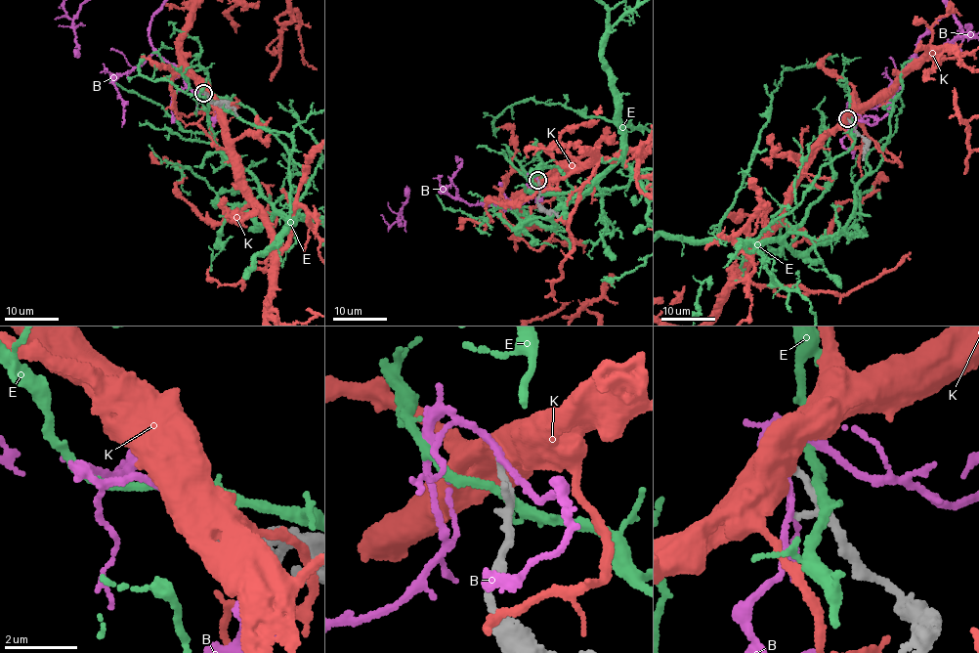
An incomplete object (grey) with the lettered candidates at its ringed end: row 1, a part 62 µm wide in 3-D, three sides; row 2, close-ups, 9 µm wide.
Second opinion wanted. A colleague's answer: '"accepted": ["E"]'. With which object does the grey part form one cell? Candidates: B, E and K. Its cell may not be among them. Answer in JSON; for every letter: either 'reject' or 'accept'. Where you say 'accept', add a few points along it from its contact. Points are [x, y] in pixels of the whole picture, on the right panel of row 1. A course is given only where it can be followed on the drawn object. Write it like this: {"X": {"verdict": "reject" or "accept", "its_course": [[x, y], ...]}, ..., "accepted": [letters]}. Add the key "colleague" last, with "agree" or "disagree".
{"B": {"verdict": "reject"}, "E": {"verdict": "reject"}, "K": {"verdict": "reject"}, "accepted": [], "colleague": "disagree"}

